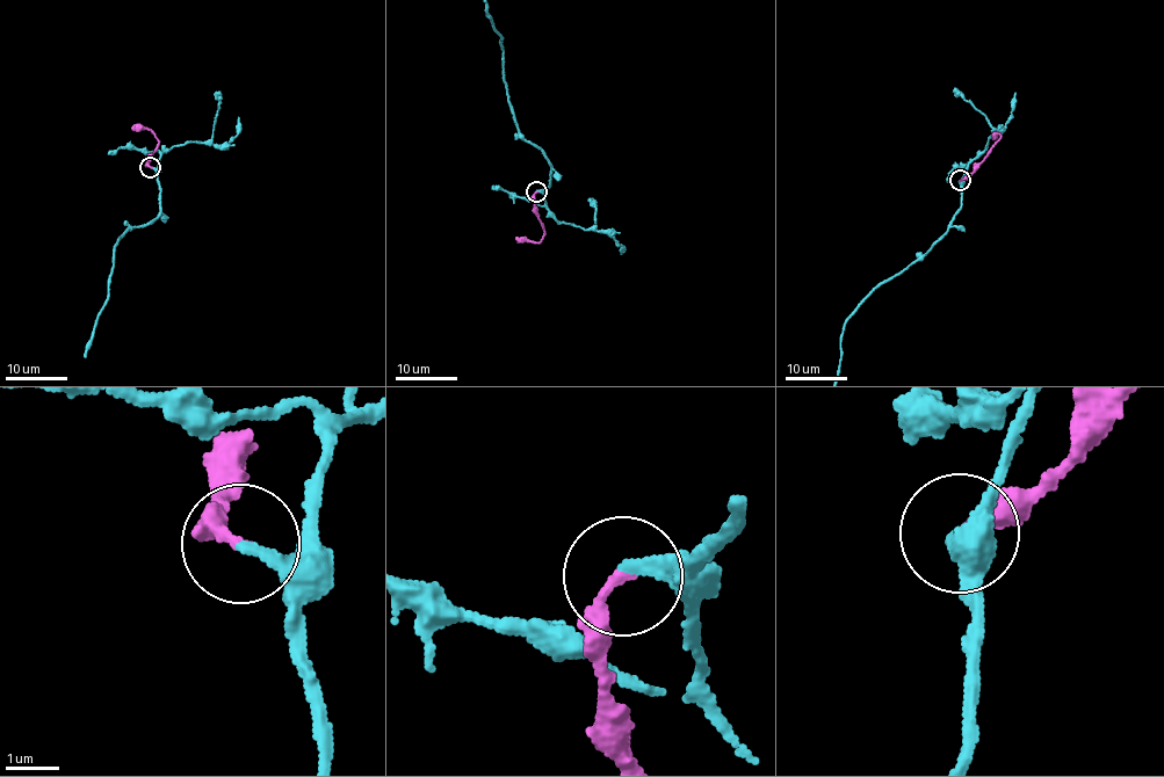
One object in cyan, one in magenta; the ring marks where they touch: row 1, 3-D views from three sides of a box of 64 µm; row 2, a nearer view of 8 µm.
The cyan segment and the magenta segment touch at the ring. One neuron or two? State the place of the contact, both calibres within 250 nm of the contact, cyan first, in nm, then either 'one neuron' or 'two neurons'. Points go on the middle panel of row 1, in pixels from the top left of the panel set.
at (536, 191); 280 nm thick on the cyan side, 200 nm on the other; one neuron

